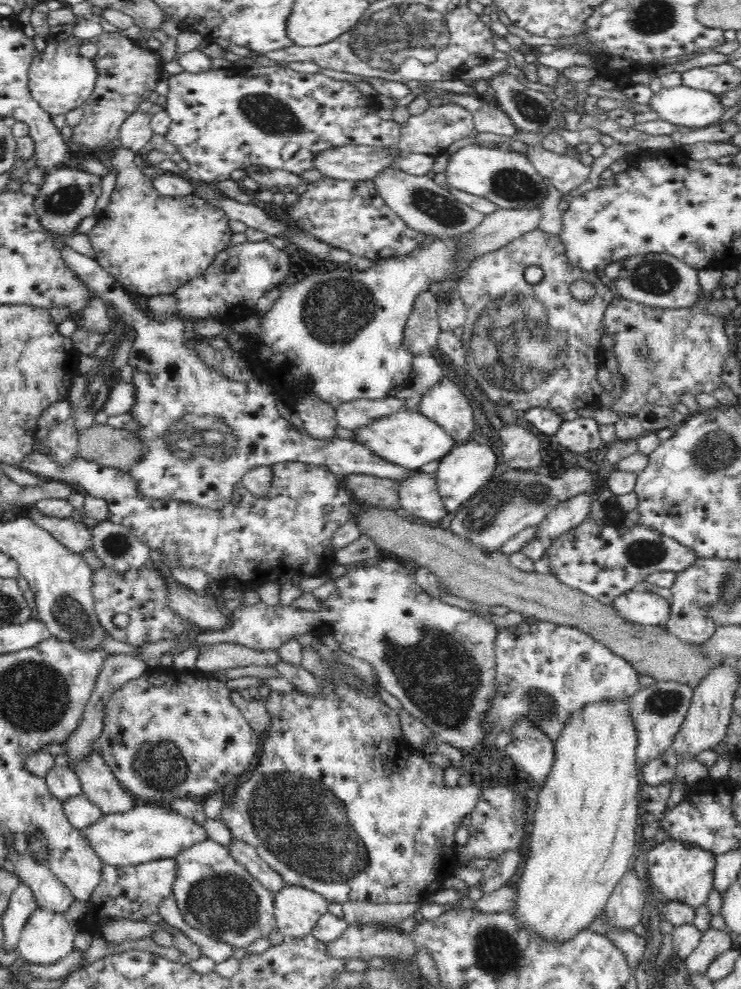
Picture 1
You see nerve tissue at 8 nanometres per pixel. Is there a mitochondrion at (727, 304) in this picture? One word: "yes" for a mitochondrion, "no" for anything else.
no

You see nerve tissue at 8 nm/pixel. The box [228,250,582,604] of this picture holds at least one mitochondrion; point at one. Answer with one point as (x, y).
(516, 347)

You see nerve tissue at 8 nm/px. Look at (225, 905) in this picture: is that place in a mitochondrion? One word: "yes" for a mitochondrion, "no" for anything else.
yes

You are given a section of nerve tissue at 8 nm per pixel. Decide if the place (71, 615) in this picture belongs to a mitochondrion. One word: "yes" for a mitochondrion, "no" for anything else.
yes

